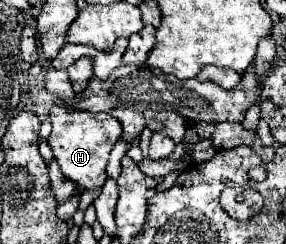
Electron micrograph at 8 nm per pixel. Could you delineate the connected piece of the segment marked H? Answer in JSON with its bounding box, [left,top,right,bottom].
[49,106,121,190]

